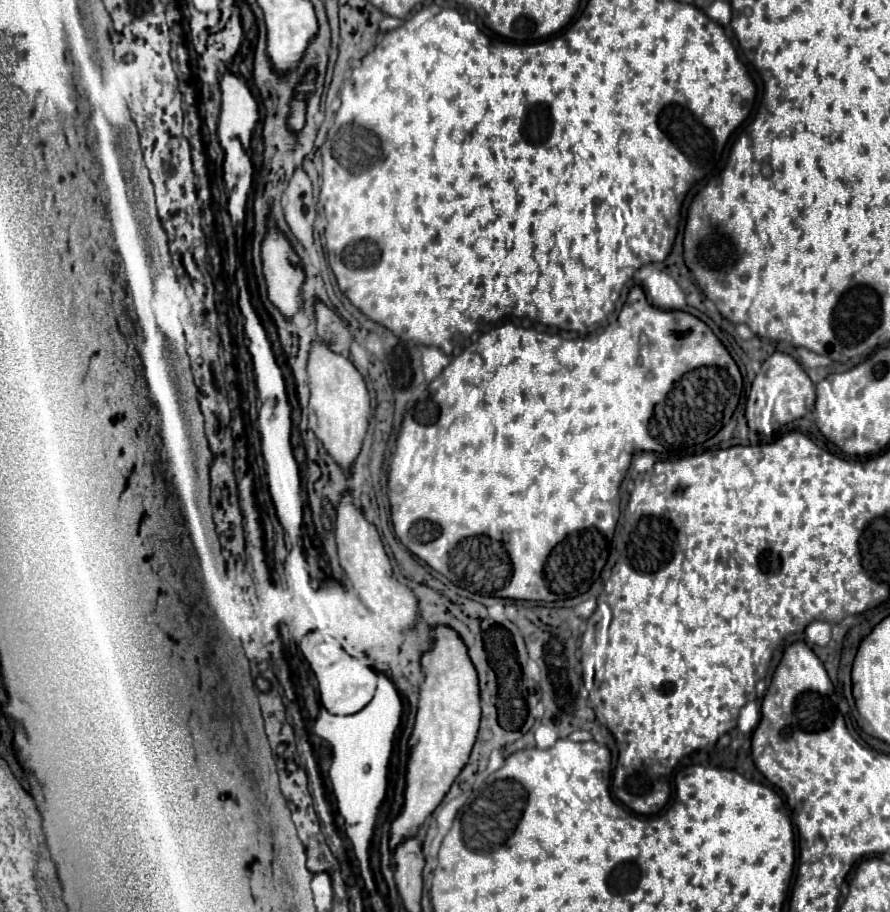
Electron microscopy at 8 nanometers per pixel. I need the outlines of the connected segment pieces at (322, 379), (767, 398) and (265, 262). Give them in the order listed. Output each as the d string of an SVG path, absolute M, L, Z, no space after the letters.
M314 340L308 352L308 380L310 380L310 406L308 422L314 434L324 442L332 458L348 468L362 448L362 440L370 418L370 398L362 374L346 354L332 352L324 340Z
M772 354L762 362L760 372L756 374L748 400L746 400L746 420L748 428L760 436L770 436L780 426L794 422L814 408L814 382L802 370L802 366L790 354Z
M278 234L263 240L261 258L268 298L286 316L294 316L302 304L300 284L305 279L298 255Z

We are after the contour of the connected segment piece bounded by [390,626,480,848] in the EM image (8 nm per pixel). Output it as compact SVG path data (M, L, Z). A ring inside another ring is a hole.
M450 626L432 628L434 646L422 654L420 666L424 680L420 684L418 716L410 736L410 758L406 768L406 802L400 816L392 822L390 848L404 838L414 836L428 814L442 802L444 794L460 774L472 752L480 722L478 674L468 656L468 646Z

